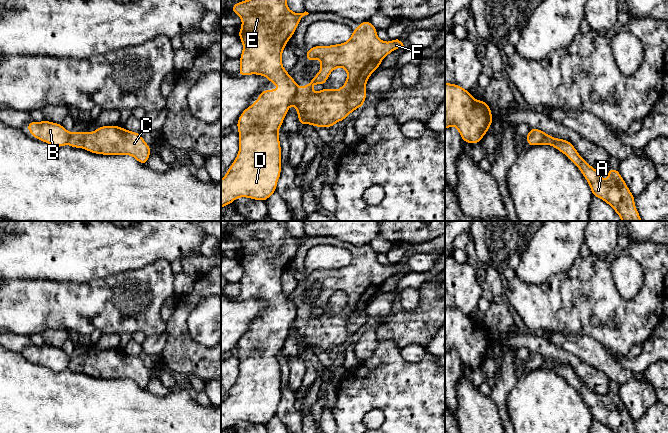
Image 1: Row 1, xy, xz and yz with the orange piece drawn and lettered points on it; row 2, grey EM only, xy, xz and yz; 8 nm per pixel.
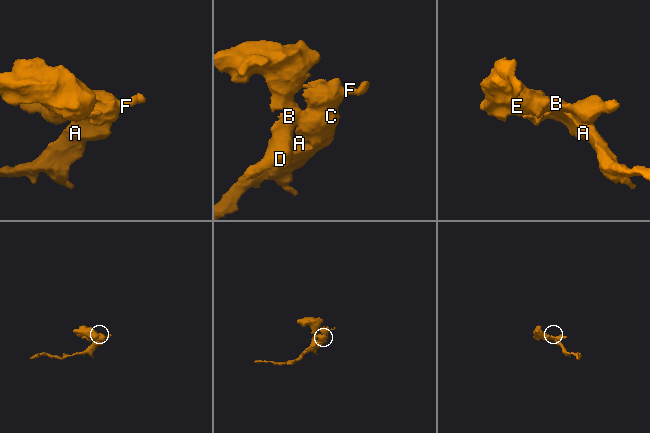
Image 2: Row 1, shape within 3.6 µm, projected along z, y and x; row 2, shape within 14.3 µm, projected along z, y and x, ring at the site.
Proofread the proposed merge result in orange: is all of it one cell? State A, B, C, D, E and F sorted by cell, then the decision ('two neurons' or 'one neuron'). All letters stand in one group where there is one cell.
groups A C F / B D E; two neurons

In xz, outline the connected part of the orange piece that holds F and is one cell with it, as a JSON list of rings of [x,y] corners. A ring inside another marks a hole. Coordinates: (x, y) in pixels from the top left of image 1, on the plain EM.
[[[370,244],[359,246],[347,266],[309,272],[305,279],[307,287],[317,282],[321,285],[321,293],[308,305],[308,310],[297,313],[292,324],[301,351],[312,348],[315,352],[331,352],[355,333],[361,332],[366,324],[365,309],[370,299],[380,292],[385,280],[398,272],[405,271],[398,263],[388,267],[380,264]],[[337,291],[347,294],[345,308],[338,314],[324,312],[314,317],[312,309],[325,308]]]

